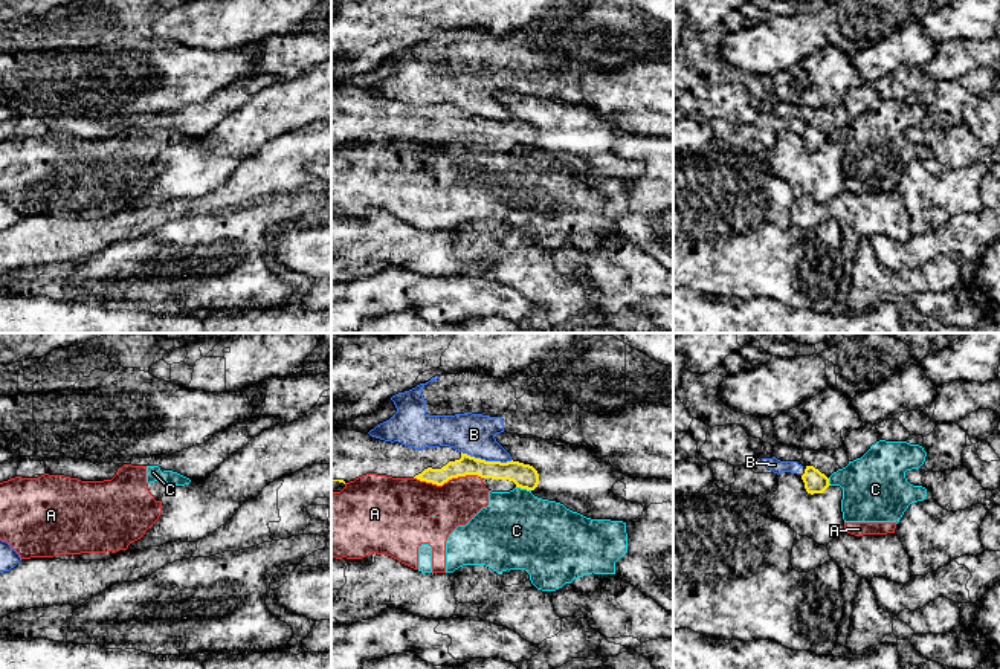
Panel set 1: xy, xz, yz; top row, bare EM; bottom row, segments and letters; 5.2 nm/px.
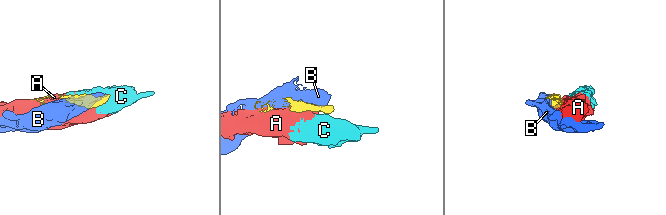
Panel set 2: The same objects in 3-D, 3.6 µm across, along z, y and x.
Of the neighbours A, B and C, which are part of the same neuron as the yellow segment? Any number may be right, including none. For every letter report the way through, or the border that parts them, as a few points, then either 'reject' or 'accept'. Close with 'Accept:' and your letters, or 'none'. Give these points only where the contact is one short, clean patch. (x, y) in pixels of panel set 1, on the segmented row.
A: reject
B: reject
C: border along xz (516, 486), (530, 491); reject
Accept: none

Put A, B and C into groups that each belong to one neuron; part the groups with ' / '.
A C / B

